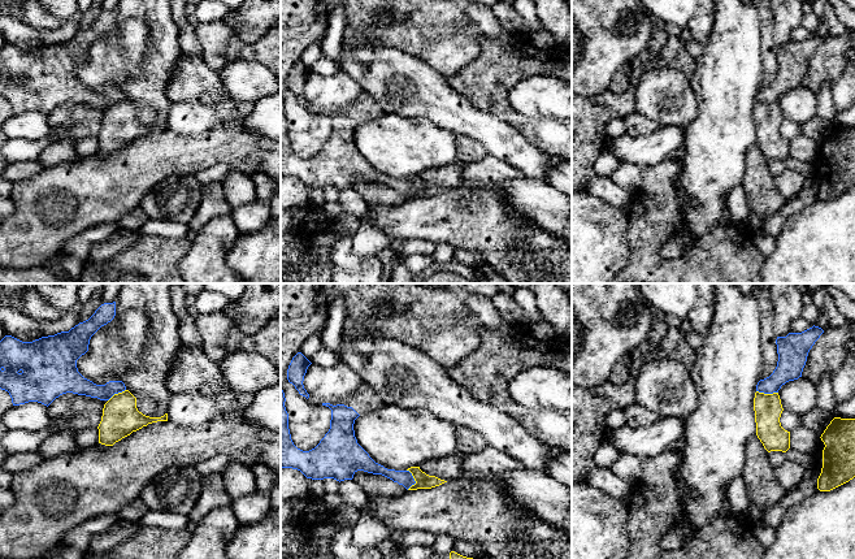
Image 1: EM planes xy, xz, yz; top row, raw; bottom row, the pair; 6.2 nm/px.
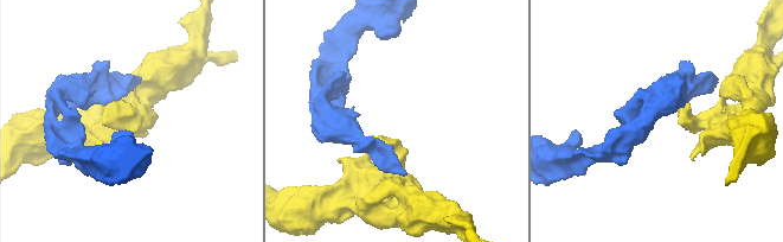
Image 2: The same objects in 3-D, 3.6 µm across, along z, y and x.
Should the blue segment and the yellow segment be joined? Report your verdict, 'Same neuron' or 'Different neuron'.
Different neuron

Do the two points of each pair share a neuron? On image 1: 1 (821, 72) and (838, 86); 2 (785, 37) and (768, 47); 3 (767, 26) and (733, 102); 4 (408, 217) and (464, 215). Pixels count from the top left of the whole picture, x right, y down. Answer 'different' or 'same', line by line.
1: different
2: different
3: different
4: same

